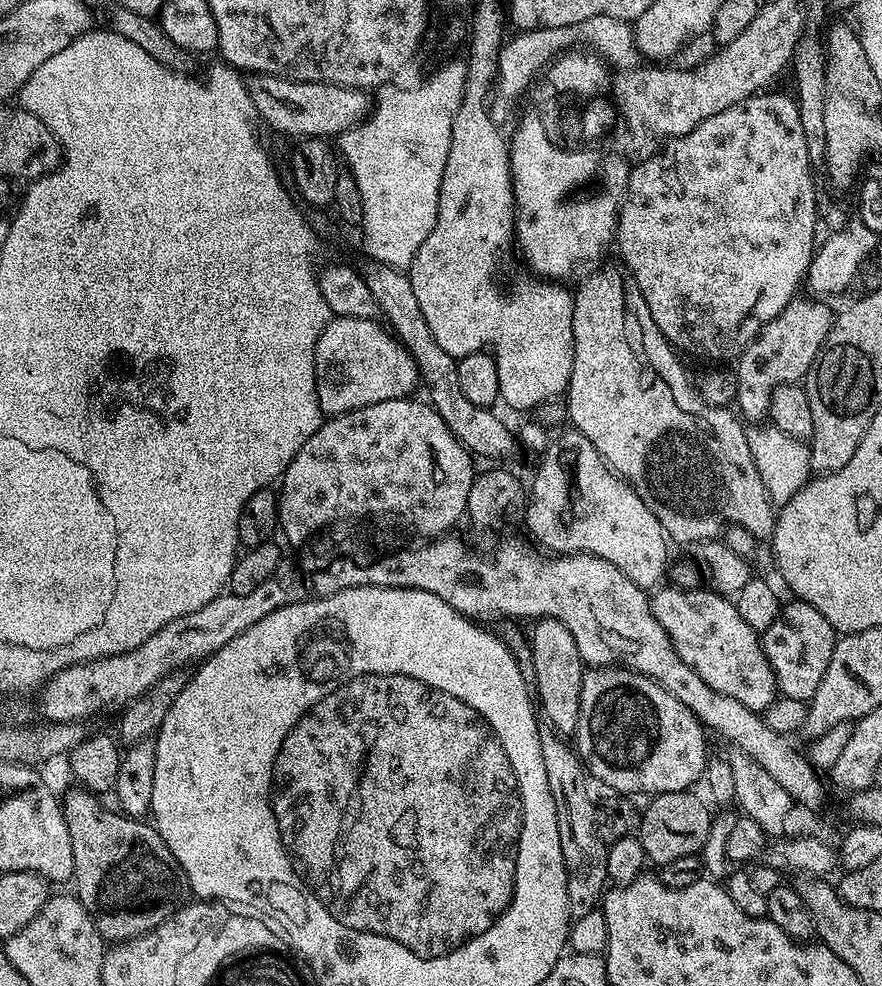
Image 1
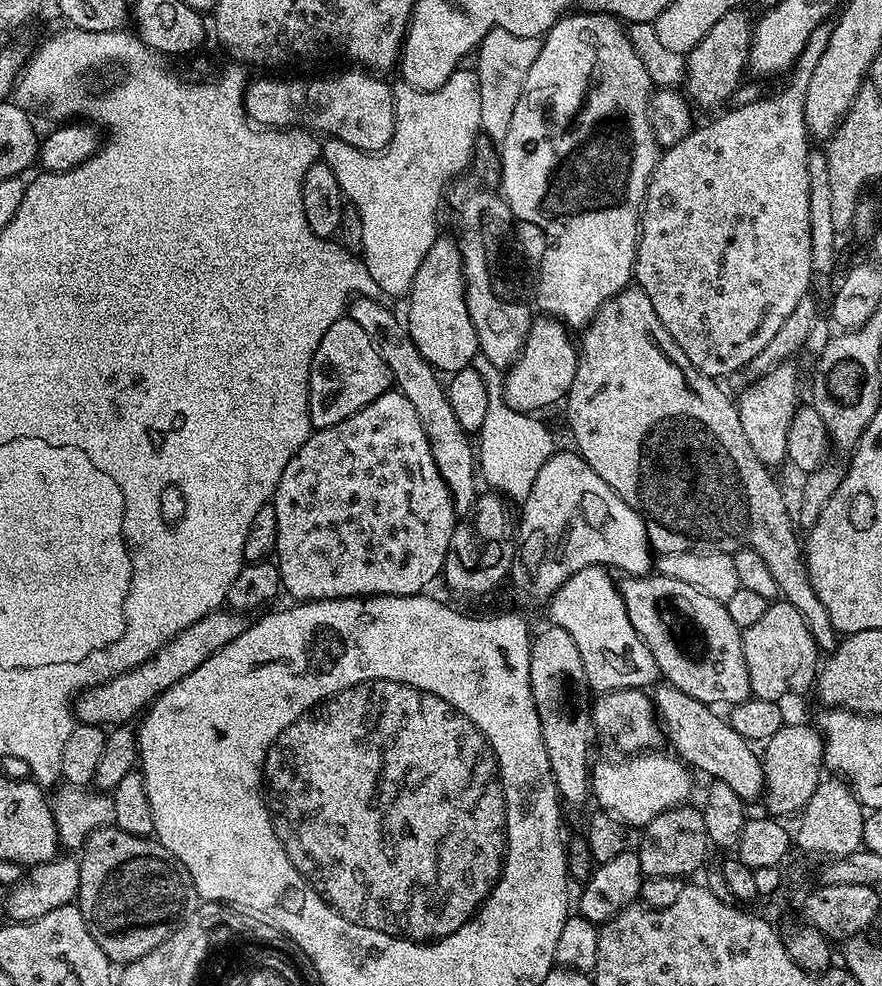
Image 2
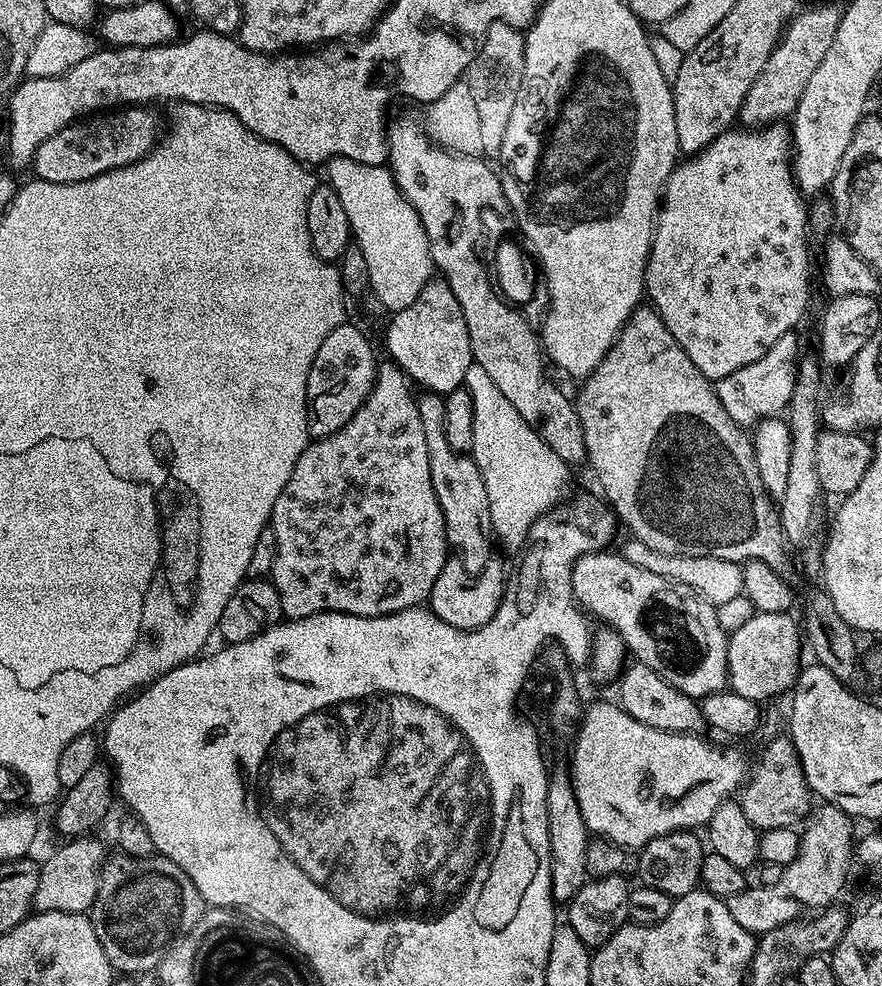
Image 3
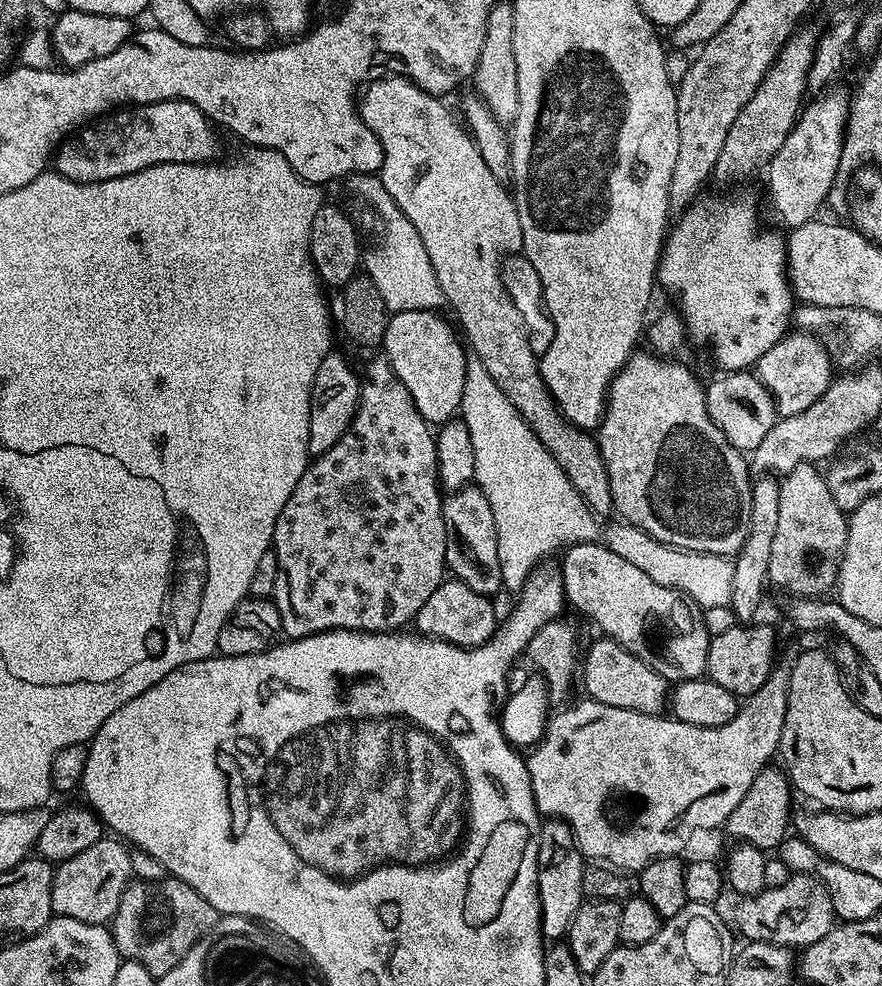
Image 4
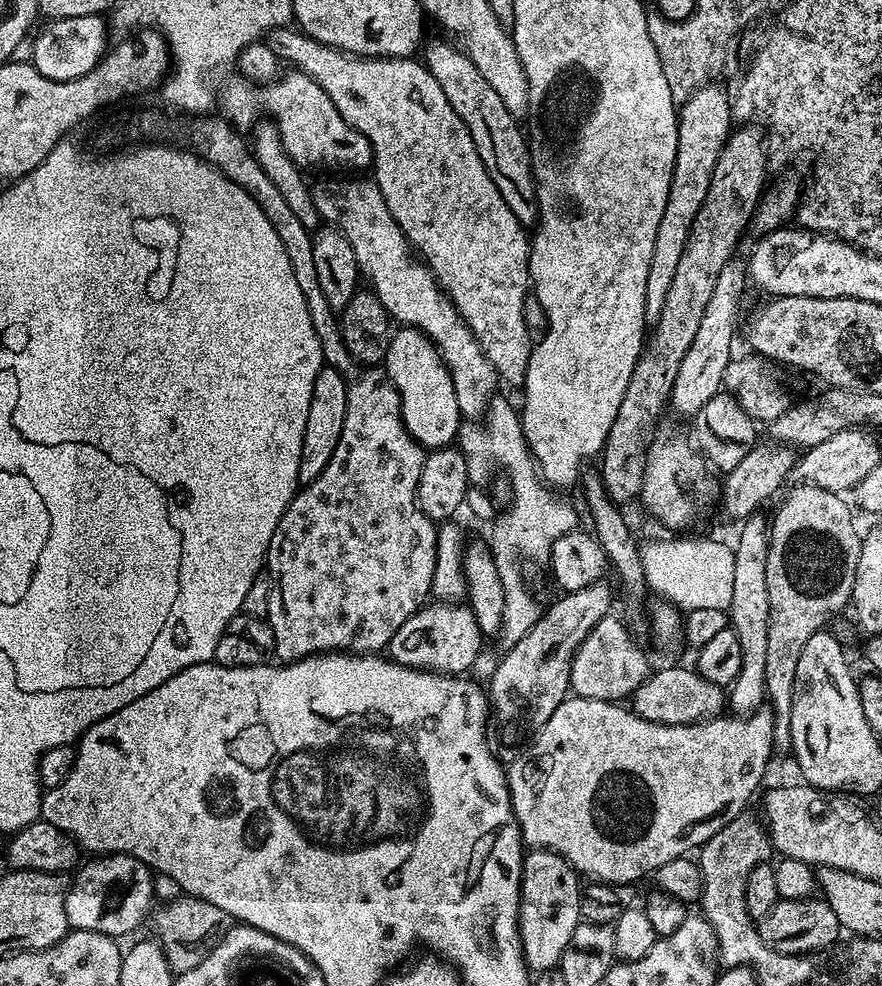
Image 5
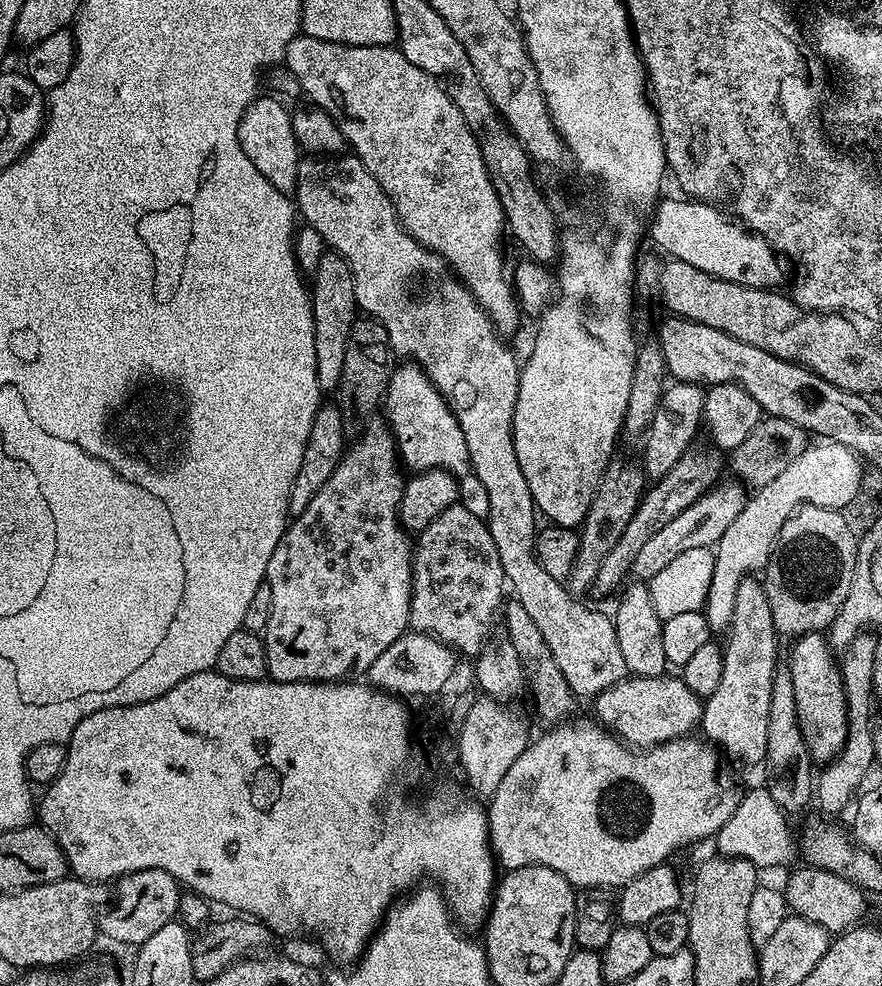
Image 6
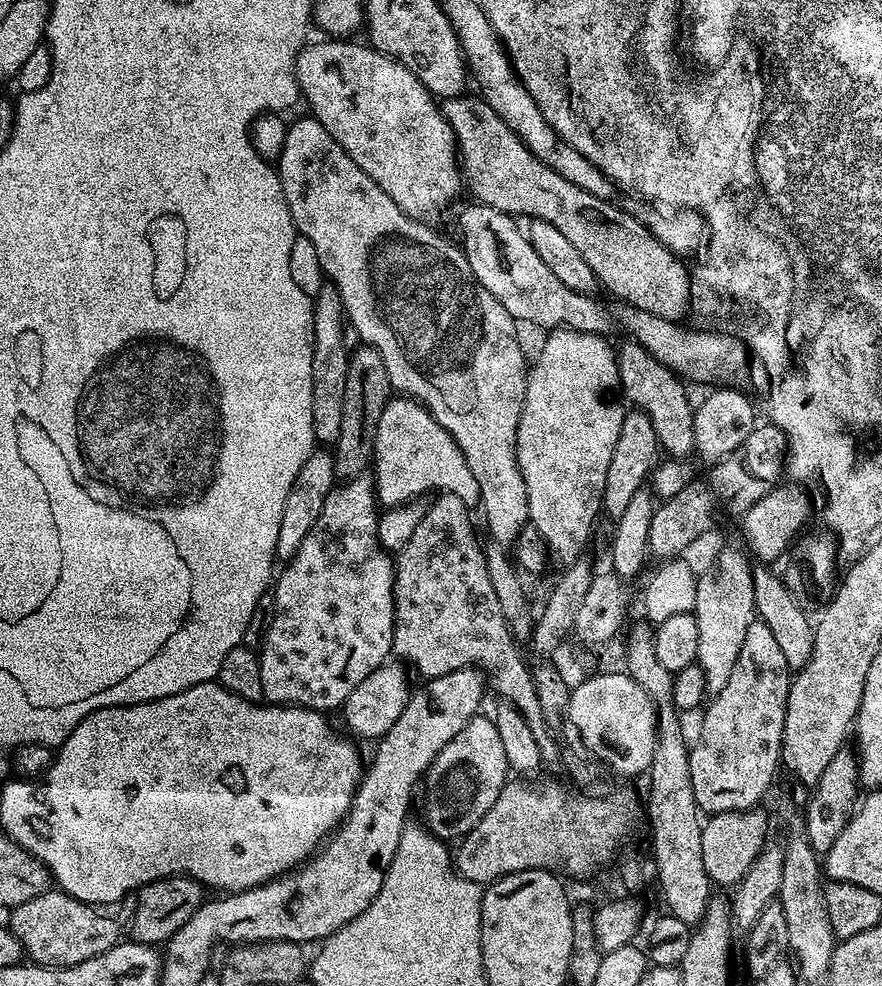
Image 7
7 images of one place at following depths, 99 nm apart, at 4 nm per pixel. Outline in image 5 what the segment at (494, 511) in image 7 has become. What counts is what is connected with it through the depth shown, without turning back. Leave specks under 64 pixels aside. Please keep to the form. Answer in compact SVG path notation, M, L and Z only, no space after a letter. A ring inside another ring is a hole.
M375 179L324 180L311 189L311 196L321 221L337 228L346 242L350 242L361 277L372 283L369 284L371 291L375 292L382 306L386 306L389 317L397 325L416 328L436 341L436 349L452 371L461 417L483 417L489 402L498 392L494 366L490 366L486 354L482 354L482 346L478 346L474 334L458 310L452 307L452 301L445 296L428 265L414 255L404 231L398 222L394 222L394 214L390 214ZM610 614L586 634L586 638L572 659L570 666L570 688L575 695L591 700L610 700L624 702L633 692L648 679L650 667L643 652L634 644L628 634L628 628L616 617Z

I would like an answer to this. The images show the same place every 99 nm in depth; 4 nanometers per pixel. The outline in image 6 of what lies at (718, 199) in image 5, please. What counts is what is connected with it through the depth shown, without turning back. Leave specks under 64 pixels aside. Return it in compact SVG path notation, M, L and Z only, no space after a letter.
M613 459L600 479L598 490L592 499L590 510L583 524L578 529L580 541L578 554L574 558L574 566L566 577L566 587L573 596L583 597L583 592L593 587L598 574L598 566L602 566L602 558L614 550L614 542L622 538L622 530L630 526L630 518L634 518L636 508L646 491L646 476L639 463L631 464L628 460Z

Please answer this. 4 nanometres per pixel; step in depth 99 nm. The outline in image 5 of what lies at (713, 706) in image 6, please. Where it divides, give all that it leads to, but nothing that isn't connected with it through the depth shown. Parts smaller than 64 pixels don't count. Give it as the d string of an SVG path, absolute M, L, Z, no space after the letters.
M753 514L739 525L740 537L734 540L734 595L727 613L730 627L738 638L740 669L726 692L726 704L735 715L746 716L765 703L766 641L770 618L770 594L766 594L766 554L770 520L766 515Z

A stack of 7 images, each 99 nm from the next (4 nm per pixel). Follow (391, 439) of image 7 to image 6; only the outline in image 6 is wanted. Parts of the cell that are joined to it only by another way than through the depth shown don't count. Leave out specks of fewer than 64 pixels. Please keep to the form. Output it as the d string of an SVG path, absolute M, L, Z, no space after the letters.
M411 362L401 365L401 368L399 365L392 369L383 407L388 408L386 423L396 440L396 451L400 454L403 467L412 468L408 470L413 473L425 472L431 468L446 470L460 481L459 503L464 504L470 514L487 521L490 514L490 494L486 494L486 486L478 482L476 473L472 471L472 460L468 456L462 426L458 426L450 406L444 401L444 395L436 389L434 382L430 382L420 366Z

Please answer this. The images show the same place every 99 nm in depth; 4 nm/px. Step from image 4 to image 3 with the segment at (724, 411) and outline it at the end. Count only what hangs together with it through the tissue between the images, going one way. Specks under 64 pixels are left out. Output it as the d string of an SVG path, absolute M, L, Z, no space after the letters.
M795 331L782 334L758 361L734 370L733 374L715 381L714 387L731 420L743 428L750 428L764 419L779 415L789 404L796 385L796 370L800 346Z

